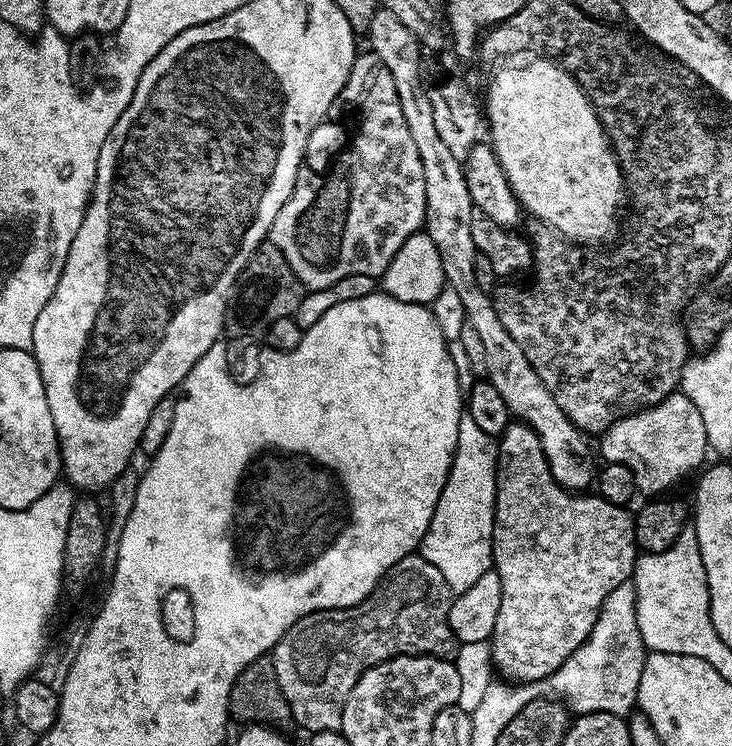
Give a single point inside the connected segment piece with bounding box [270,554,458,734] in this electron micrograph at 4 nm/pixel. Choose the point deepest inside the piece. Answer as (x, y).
(318, 661)

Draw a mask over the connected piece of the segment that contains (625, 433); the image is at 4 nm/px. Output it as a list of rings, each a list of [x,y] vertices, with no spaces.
[[[667,396],[653,408],[629,411],[612,421],[599,437],[600,452],[610,464],[626,466],[634,474],[637,493],[660,494],[668,484],[668,468],[684,468],[692,456],[709,455],[706,426],[702,426],[700,405],[688,396]]]

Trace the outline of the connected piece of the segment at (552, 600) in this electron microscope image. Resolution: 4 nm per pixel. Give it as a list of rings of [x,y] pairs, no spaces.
[[[519,422],[509,423],[506,431],[498,437],[498,451],[496,454],[496,509],[494,510],[494,534],[492,535],[492,562],[494,570],[498,574],[498,578],[502,582],[502,606],[498,606],[498,622],[494,622],[494,630],[492,631],[492,639],[490,641],[492,646],[492,662],[497,673],[500,672],[505,681],[519,682],[522,684],[533,684],[536,680],[545,680],[550,674],[554,674],[554,670],[558,670],[562,666],[562,662],[566,662],[566,658],[570,658],[570,654],[574,650],[578,650],[578,646],[582,646],[582,642],[586,642],[586,638],[590,634],[590,630],[594,630],[594,622],[598,622],[598,614],[602,610],[602,606],[606,602],[606,598],[610,594],[610,590],[614,590],[618,586],[629,583],[632,570],[636,566],[638,559],[638,549],[636,546],[636,539],[634,538],[634,516],[627,507],[611,504],[601,498],[599,494],[577,494],[569,492],[568,489],[563,488],[559,482],[554,478],[554,474],[550,474],[550,466],[546,462],[546,454],[542,450],[542,442],[538,438],[538,434],[528,424],[521,424]]]

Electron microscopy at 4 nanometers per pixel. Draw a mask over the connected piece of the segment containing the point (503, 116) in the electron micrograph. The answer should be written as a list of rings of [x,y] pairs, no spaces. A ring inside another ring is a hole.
[[[532,58],[529,64],[524,64],[521,68],[500,68],[492,76],[492,81],[488,84],[488,101],[483,101],[482,108],[486,113],[486,132],[492,135],[490,145],[498,162],[509,180],[509,186],[519,200],[523,211],[527,213],[533,221],[546,224],[560,233],[565,240],[581,246],[600,246],[603,240],[608,240],[616,232],[616,215],[620,212],[620,203],[625,203],[626,189],[624,178],[620,174],[620,163],[616,161],[615,154],[612,153],[612,145],[608,142],[608,136],[604,133],[604,128],[600,125],[600,120],[596,116],[596,110],[588,101],[588,95],[580,89],[580,83],[575,80],[570,73],[559,63],[548,58]]]

